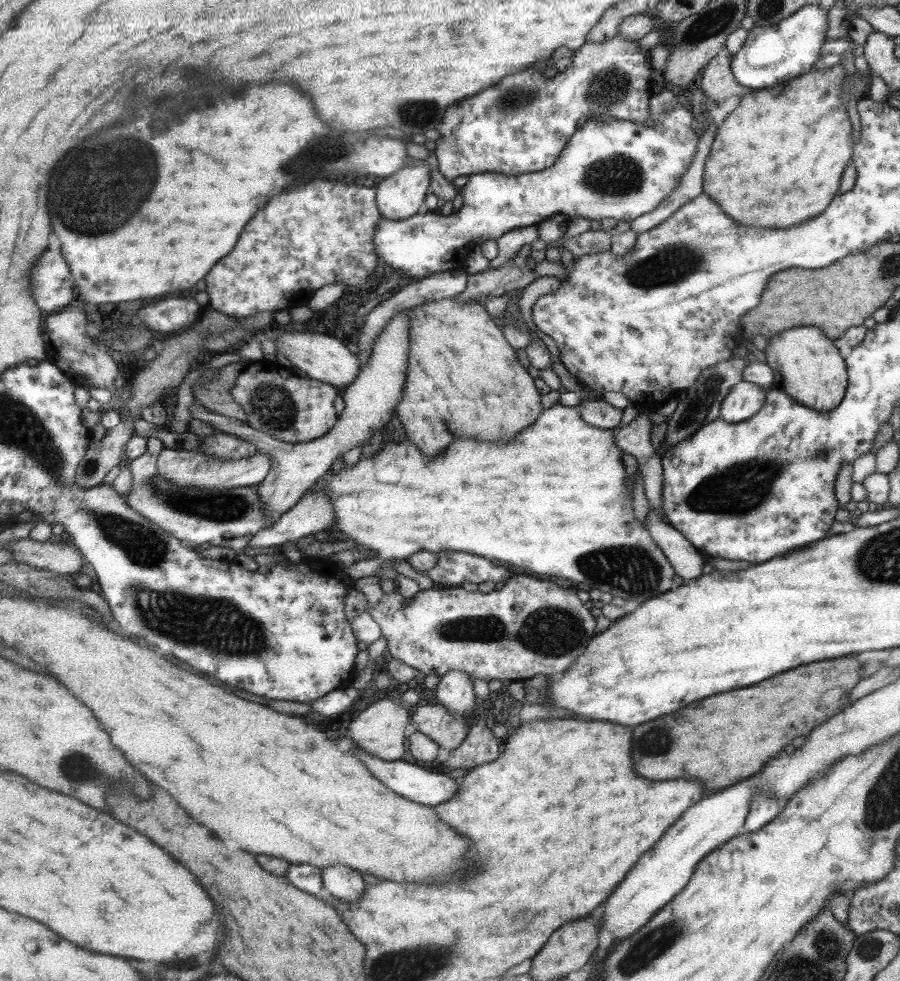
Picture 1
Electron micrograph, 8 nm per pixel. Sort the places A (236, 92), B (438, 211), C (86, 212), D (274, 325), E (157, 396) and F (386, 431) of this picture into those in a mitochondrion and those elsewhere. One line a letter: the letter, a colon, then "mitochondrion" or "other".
A: other
B: other
C: mitochondrion
D: other
E: other
F: other

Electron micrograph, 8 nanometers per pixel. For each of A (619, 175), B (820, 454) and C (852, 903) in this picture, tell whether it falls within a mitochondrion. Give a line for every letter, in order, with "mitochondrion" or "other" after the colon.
A: mitochondrion
B: mitochondrion
C: other

